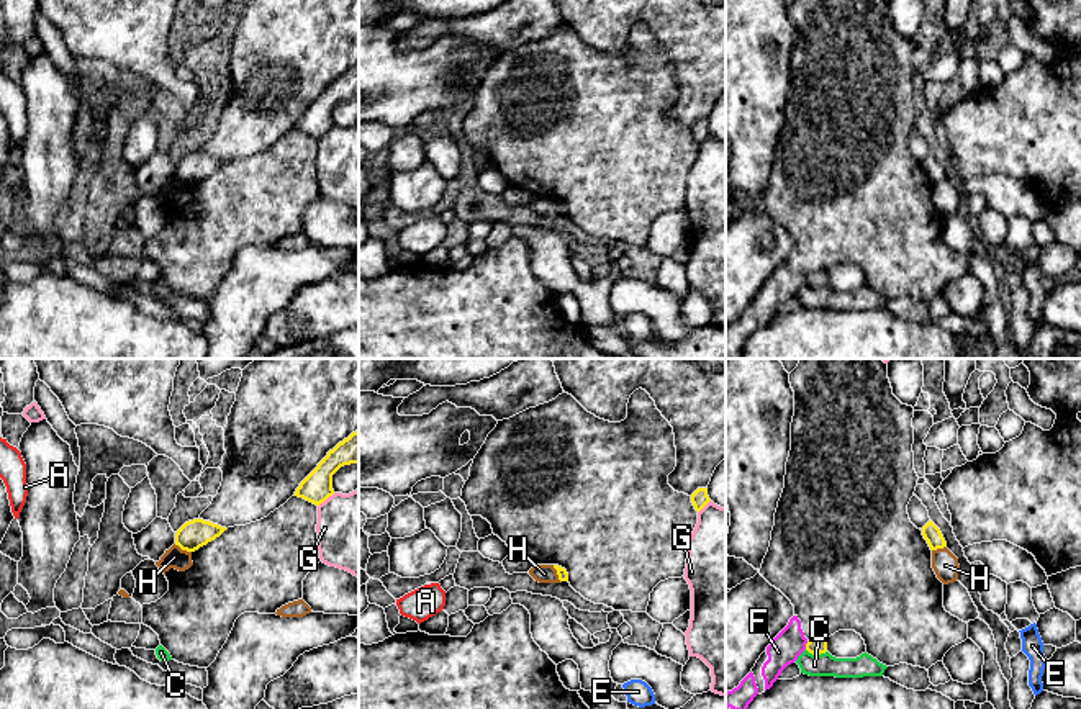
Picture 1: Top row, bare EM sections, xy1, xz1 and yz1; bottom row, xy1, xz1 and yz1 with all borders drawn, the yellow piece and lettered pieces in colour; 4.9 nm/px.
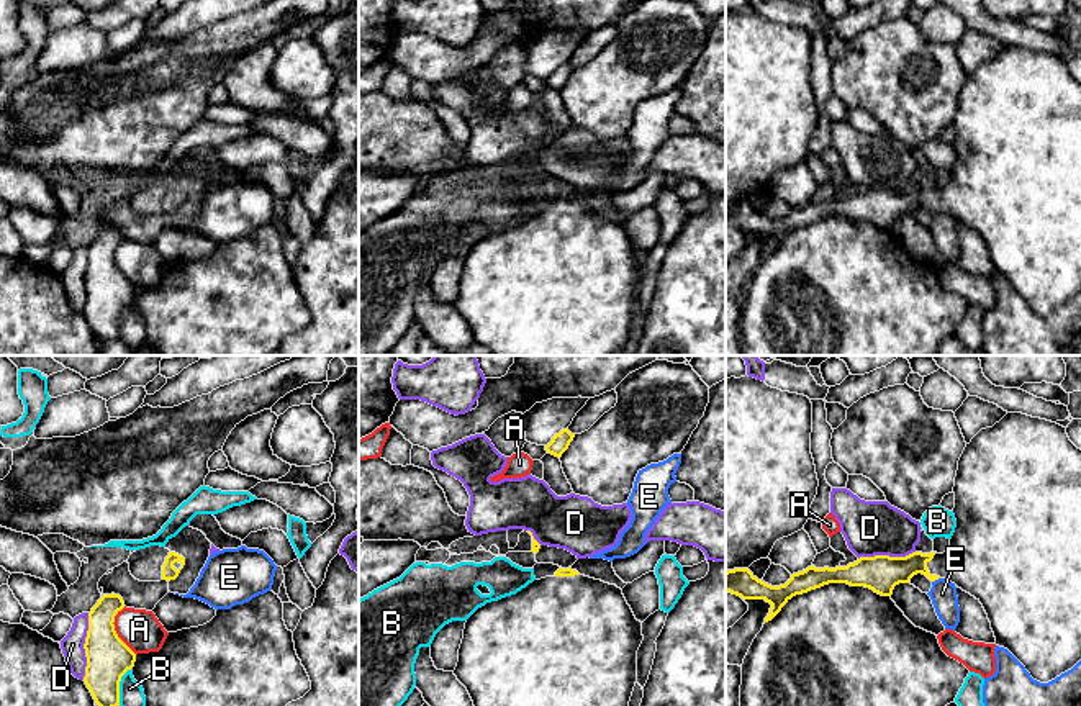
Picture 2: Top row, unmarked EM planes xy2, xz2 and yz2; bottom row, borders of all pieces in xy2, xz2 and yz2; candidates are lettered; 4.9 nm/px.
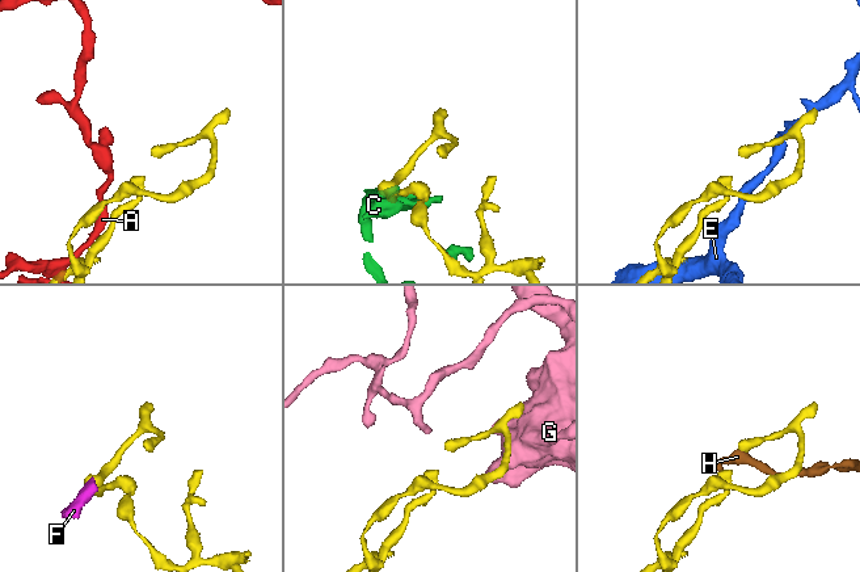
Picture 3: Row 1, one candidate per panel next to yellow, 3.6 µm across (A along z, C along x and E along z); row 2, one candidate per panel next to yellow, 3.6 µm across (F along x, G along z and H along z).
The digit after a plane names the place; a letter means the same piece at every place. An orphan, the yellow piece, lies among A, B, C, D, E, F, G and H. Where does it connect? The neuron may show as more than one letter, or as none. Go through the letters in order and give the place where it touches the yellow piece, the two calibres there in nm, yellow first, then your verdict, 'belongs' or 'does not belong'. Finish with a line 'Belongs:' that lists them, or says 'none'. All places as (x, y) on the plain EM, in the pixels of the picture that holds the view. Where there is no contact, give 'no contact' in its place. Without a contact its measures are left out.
A: xy2 (115, 264) | 220/200 nm | does not belong
B: xy2 (118, 320) | 220/130 nm | does not belong
C: yz1 (816, 287) | 90/110 nm | does not belong
D: xy2 (84, 279) | 220/110 nm | does not belong
E: yz2 (936, 212) | 160/130 nm | does not belong
F: yz1 (806, 279) | 90/150 nm | does not belong
G: xy1 (326, 131) | 150/380 nm | does not belong
H: xy1 (182, 182) | 140/100 nm | does not belong
Belongs: none

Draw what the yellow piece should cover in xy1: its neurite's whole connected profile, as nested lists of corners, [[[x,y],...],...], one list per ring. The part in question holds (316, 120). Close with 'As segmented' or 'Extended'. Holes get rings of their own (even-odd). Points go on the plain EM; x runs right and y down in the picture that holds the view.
[[[359,64],[339,75],[318,100],[300,116],[295,129],[316,139],[334,128],[332,108],[344,98],[359,97]]]. As segmented

